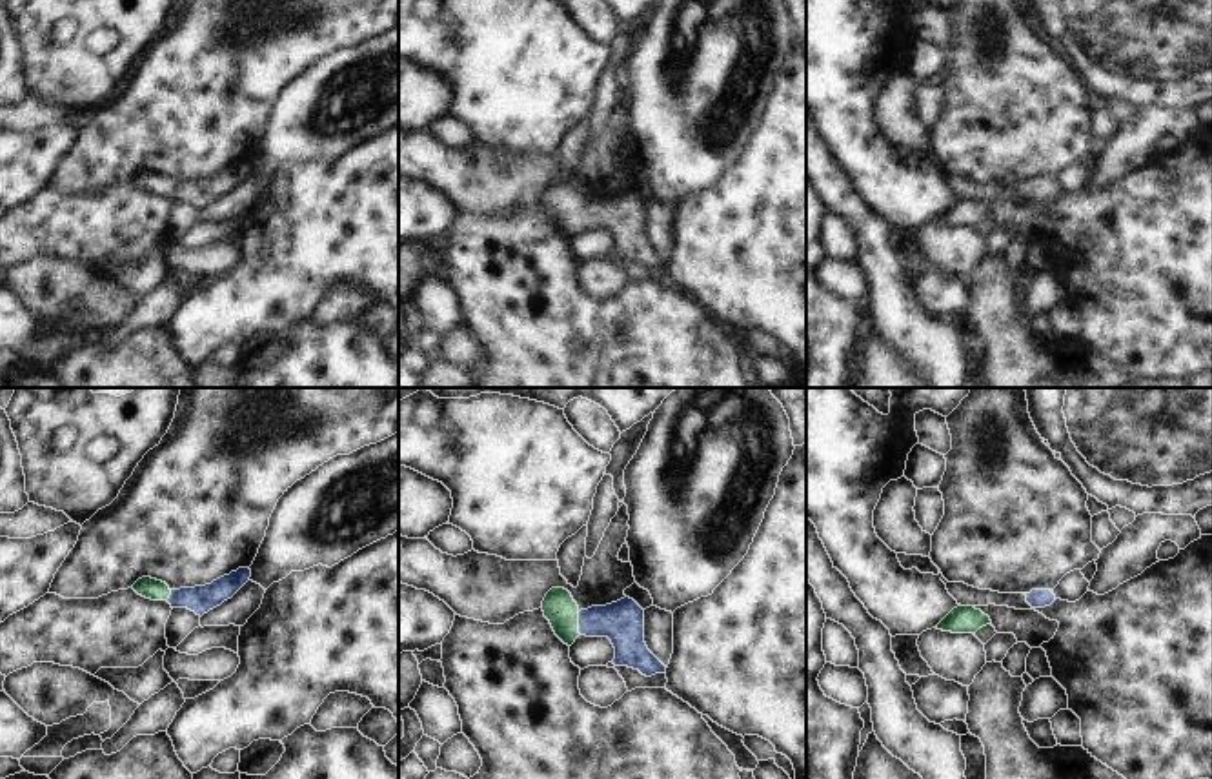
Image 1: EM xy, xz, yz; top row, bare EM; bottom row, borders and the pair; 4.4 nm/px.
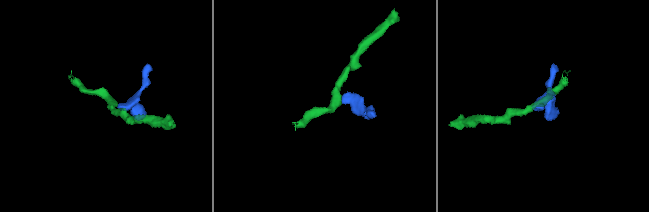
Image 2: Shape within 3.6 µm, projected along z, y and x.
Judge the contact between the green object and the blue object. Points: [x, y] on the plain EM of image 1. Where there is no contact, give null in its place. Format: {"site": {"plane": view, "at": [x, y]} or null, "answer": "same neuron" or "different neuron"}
{"site": {"plane": "xz", "at": [577, 215]}, "answer": "same neuron"}

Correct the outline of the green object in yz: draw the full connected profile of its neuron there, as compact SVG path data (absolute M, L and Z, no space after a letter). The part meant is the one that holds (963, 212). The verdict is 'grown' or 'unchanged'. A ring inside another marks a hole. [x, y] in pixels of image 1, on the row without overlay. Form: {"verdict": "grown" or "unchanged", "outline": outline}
{"verdict": "unchanged", "outline": "M959 197L937 217L937 222L975 228L975 224L986 217L992 217L992 213L981 202Z"}

